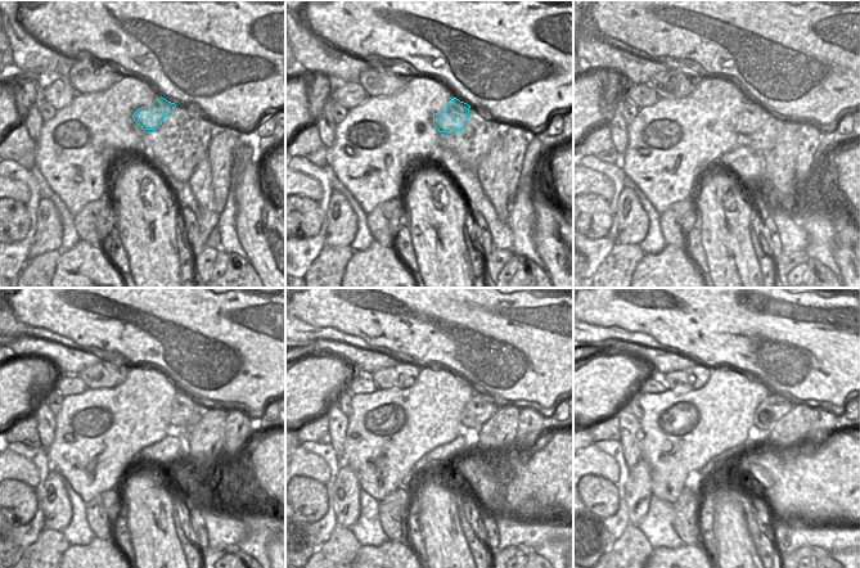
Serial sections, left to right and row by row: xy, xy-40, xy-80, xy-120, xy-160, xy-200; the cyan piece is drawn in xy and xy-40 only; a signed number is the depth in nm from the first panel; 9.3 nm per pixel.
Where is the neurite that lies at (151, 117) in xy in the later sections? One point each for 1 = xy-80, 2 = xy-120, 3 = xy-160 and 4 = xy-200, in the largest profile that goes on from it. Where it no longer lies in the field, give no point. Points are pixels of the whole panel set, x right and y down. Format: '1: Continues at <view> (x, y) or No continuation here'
1: Continues at xy-80 (750, 120)
2: Continues at xy-120 (187, 411)
3: Continues at xy-160 (480, 409)
4: Continues at xy-200 (769, 411)

